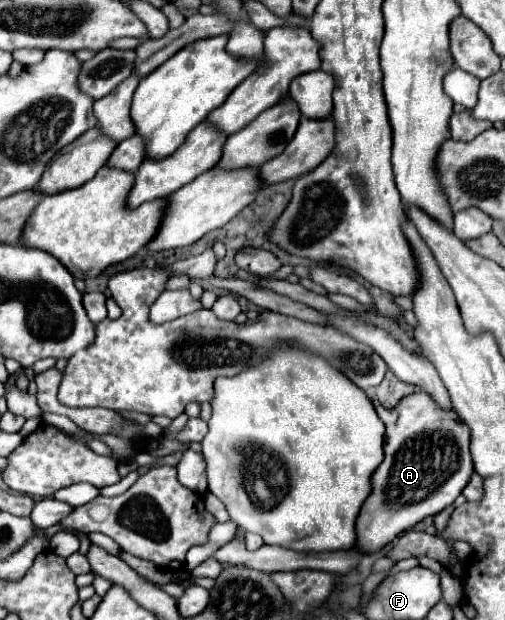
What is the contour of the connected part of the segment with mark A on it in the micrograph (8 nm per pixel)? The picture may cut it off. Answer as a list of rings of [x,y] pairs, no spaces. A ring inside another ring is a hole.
[[[414,392],[406,398],[402,398],[400,404],[392,410],[382,408],[376,400],[374,400],[374,406],[376,406],[380,420],[386,426],[384,462],[372,474],[372,480],[370,480],[372,492],[364,500],[360,514],[358,514],[358,520],[356,520],[354,550],[362,552],[362,554],[372,554],[372,552],[382,550],[396,536],[410,530],[420,520],[424,520],[428,516],[436,516],[438,512],[442,512],[448,504],[452,504],[456,500],[456,496],[468,484],[470,474],[474,472],[472,458],[468,452],[470,432],[468,432],[466,424],[454,412],[446,412],[446,410],[436,408],[434,400],[430,400],[430,396],[426,396],[426,392]]]

